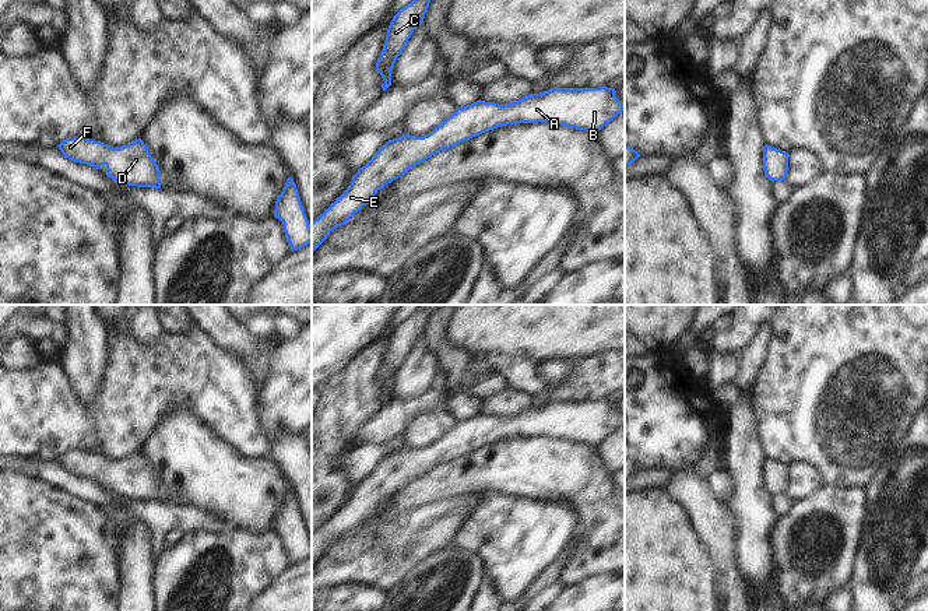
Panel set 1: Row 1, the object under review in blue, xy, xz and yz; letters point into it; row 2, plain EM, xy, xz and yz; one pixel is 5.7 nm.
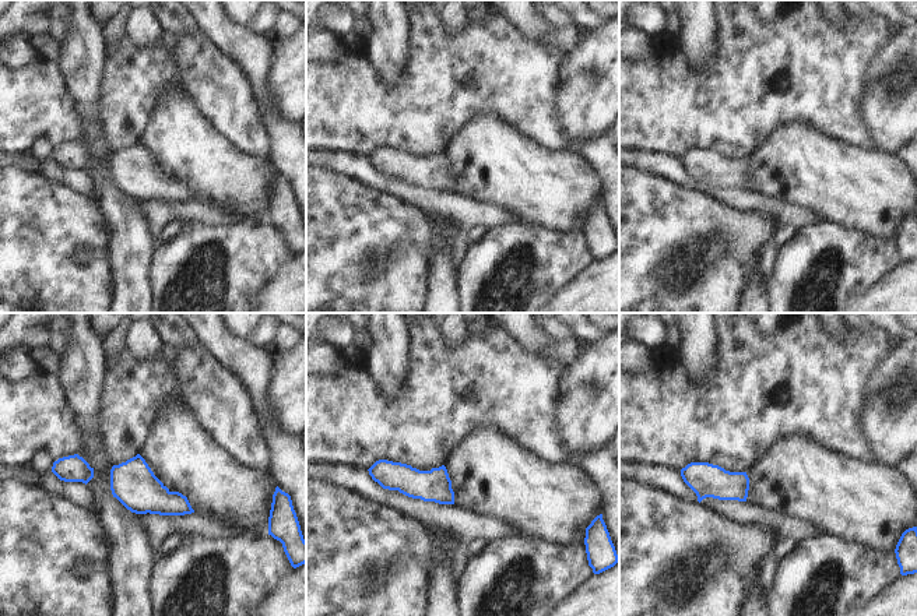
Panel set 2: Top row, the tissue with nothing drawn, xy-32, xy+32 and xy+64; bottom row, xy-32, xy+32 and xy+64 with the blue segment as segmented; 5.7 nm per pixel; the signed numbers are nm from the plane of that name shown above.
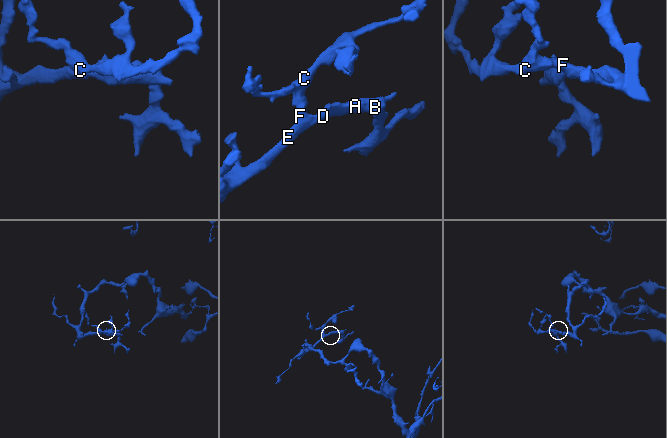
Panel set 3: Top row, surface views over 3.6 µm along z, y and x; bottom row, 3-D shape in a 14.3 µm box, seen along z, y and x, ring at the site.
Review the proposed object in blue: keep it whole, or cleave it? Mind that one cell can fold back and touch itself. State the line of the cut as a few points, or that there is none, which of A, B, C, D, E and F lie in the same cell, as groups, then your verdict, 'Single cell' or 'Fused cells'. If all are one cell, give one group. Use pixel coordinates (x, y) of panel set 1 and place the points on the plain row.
No split. Groups: A B C D E F. Single cell.

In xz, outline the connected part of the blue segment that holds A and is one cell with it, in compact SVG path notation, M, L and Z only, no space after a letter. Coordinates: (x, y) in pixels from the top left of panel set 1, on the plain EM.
M551 401L516 415L477 414L456 425L428 449L389 453L352 489L347 503L312 535L312 568L331 544L361 524L387 496L432 468L500 439L548 435L595 446L623 425L615 401Z

